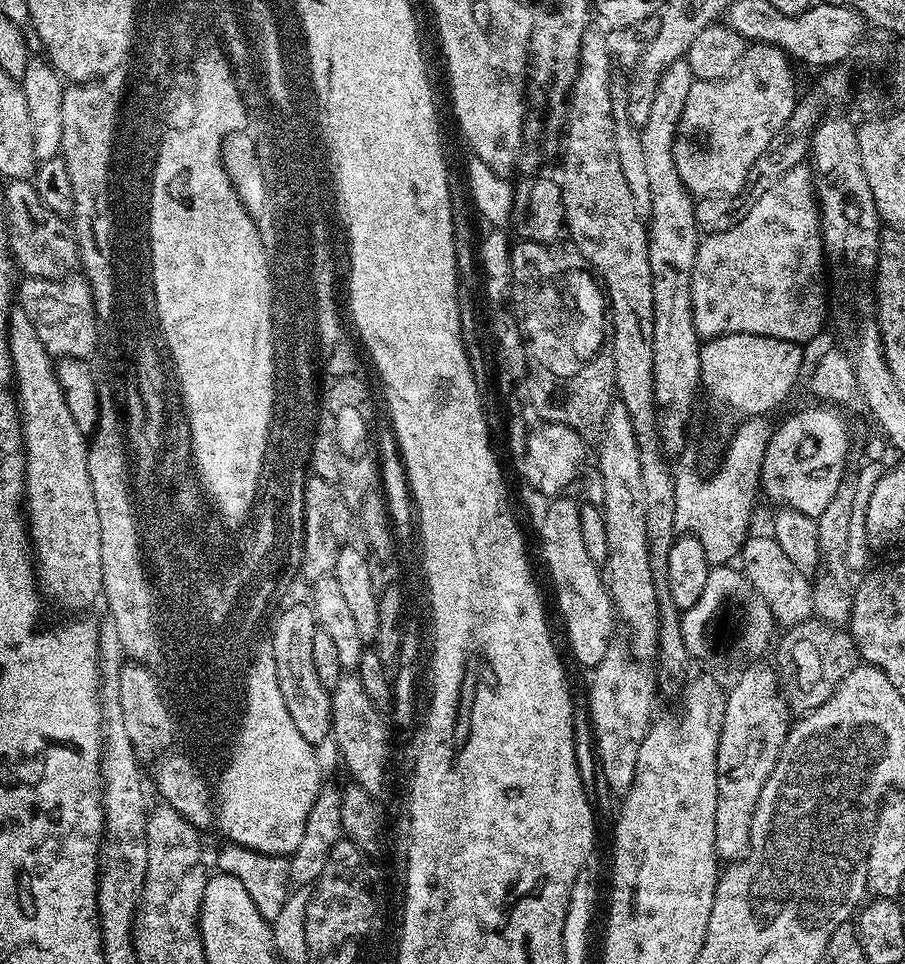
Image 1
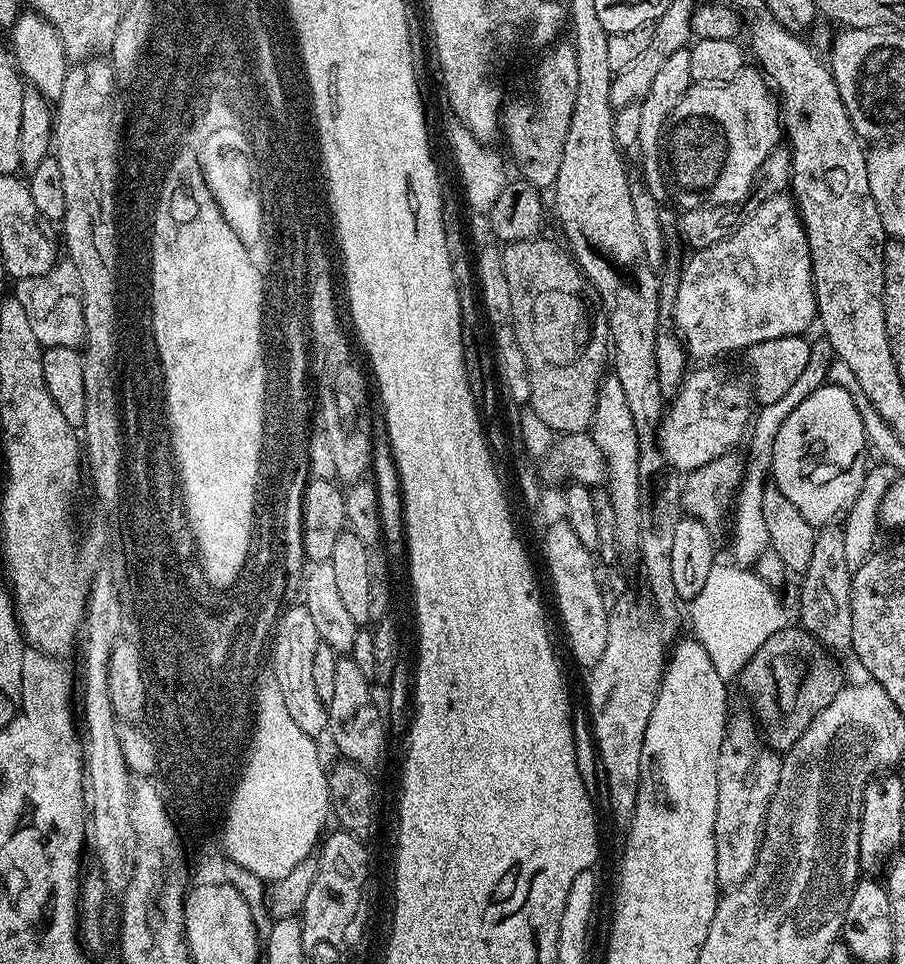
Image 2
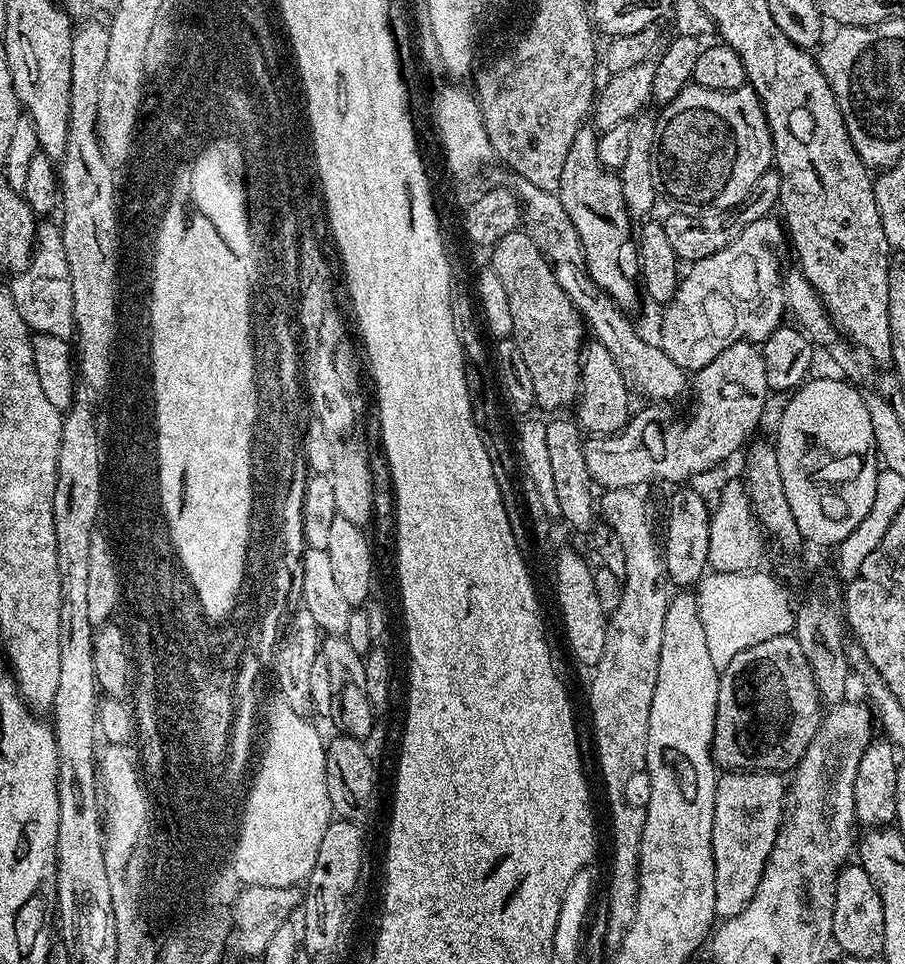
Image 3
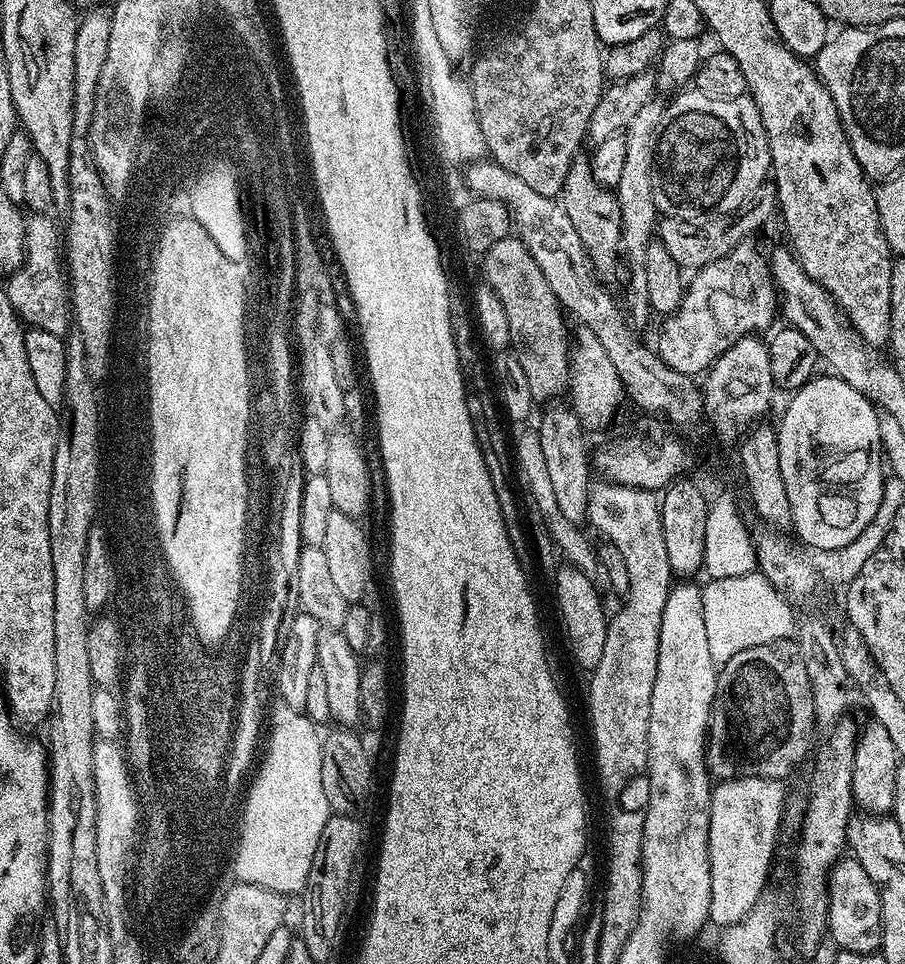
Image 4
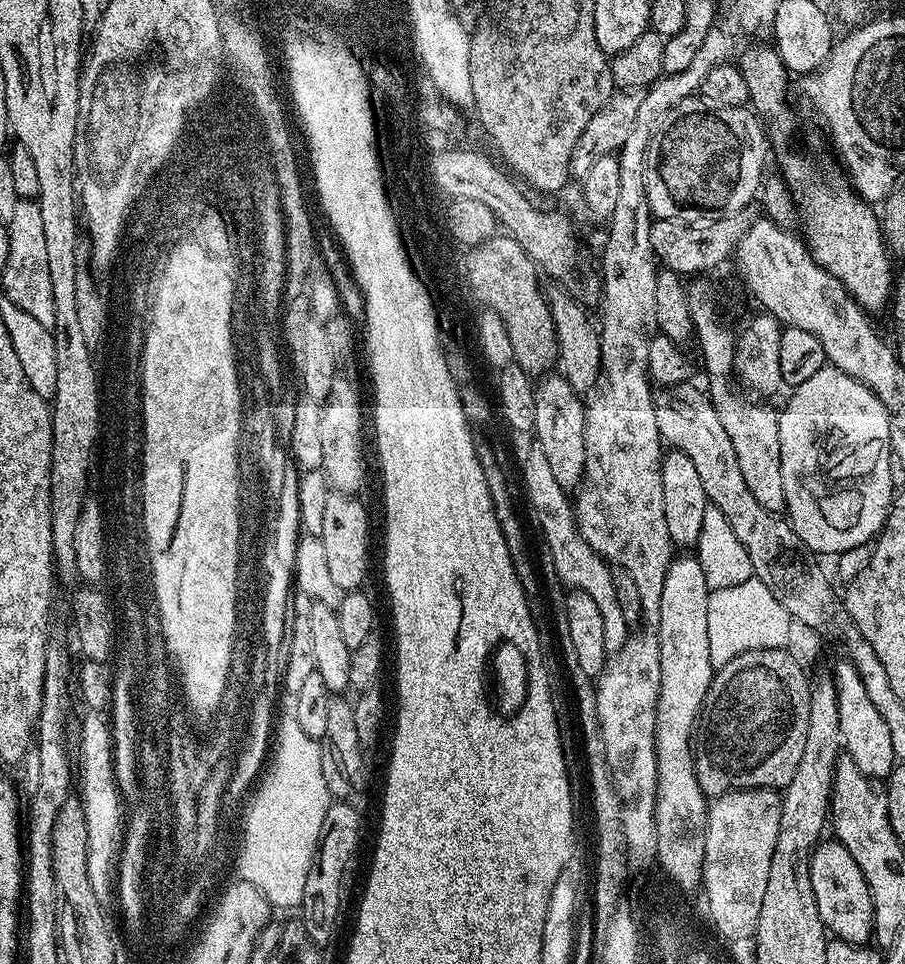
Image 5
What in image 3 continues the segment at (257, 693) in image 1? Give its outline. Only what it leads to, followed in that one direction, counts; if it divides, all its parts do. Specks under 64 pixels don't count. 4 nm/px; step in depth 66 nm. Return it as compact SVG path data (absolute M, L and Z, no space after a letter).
M276 705L268 736L268 752L256 782L252 799L248 801L244 816L240 848L236 848L236 868L244 880L257 882L264 887L294 887L307 881L315 868L319 846L328 824L334 820L330 794L326 794L326 740L308 721L307 715L290 710L290 706Z

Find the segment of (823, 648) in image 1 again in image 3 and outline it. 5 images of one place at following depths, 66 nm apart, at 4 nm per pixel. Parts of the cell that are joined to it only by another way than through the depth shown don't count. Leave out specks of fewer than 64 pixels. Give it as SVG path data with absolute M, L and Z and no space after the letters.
M795 635L750 646L720 672L712 758L724 770L791 773L820 729L820 708L820 691Z

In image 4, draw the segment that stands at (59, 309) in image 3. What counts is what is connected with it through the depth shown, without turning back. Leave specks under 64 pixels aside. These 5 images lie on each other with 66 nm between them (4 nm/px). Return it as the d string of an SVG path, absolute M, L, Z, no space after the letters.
M32 214L27 217L24 226L24 261L20 263L17 272L7 277L6 287L16 315L25 325L63 337L69 331L67 328L70 328L70 294L62 273L62 234L56 230L56 224L50 217L48 214Z

